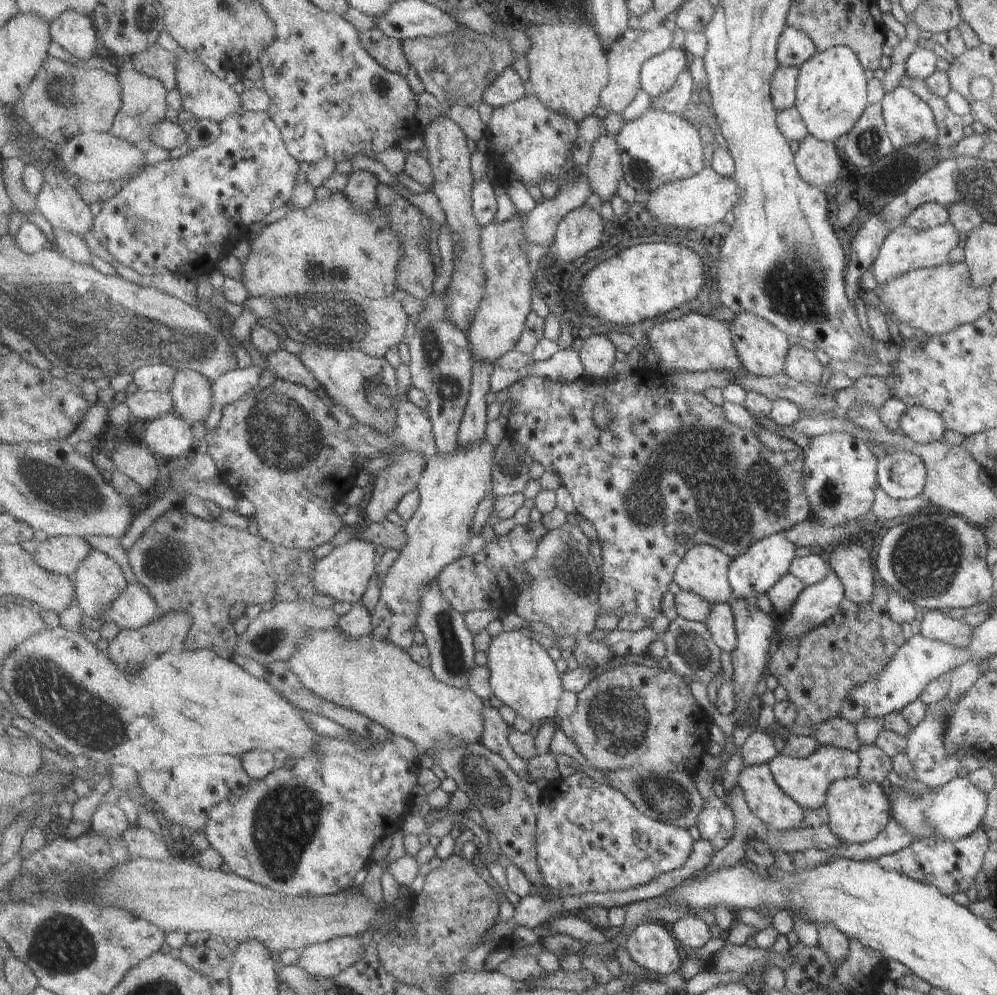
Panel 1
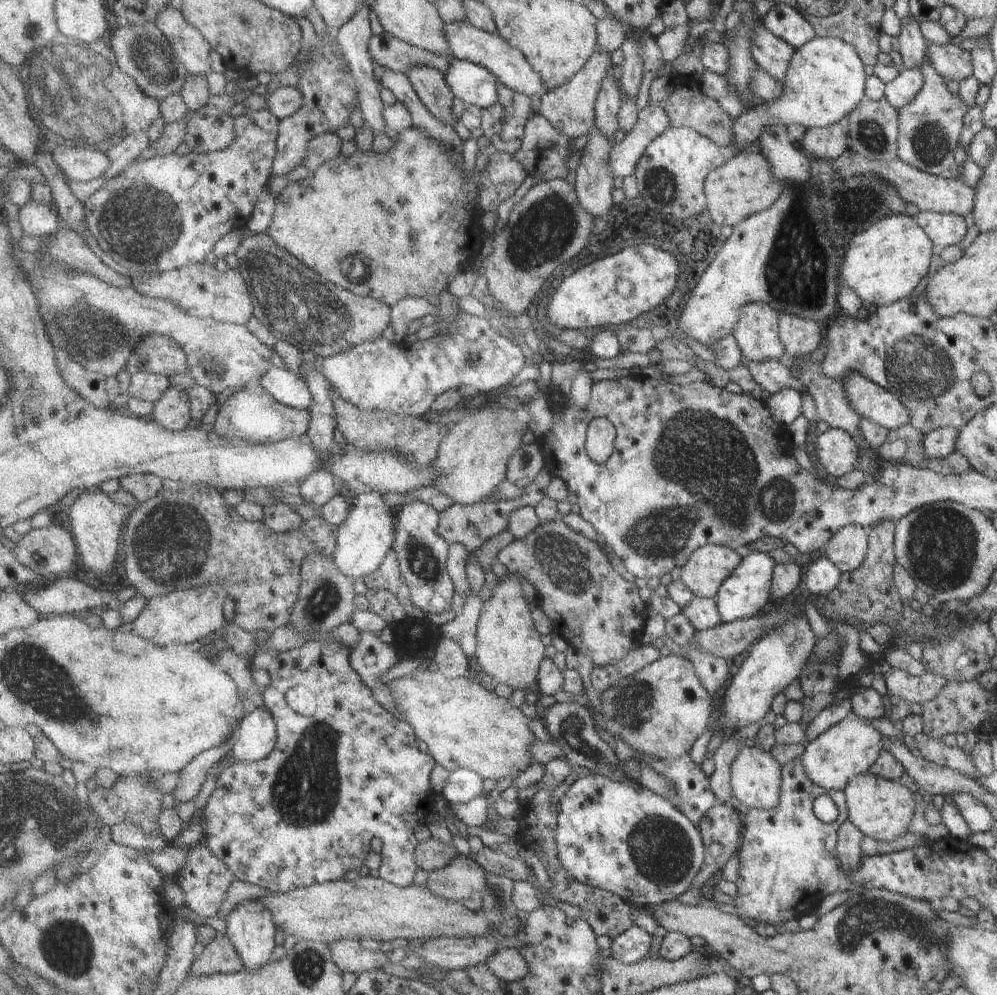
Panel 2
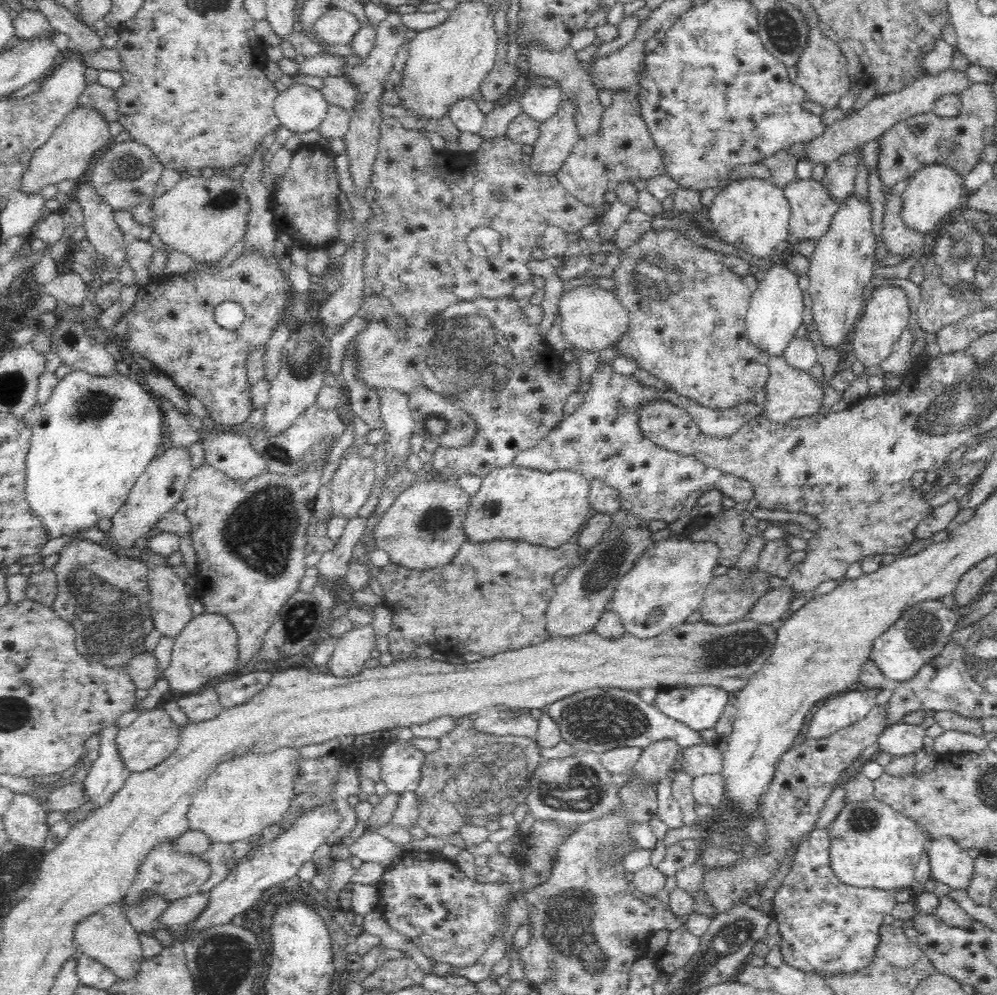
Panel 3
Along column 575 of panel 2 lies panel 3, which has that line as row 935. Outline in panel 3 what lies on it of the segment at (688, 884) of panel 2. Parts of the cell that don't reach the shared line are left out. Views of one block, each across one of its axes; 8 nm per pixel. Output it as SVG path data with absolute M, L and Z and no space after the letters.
M827 829L810 830L809 834L810 839L798 846L792 868L774 898L774 918L782 934L782 955L786 963L812 972L851 971L869 961L882 920L897 903L895 893L860 890L840 882L829 865Z

